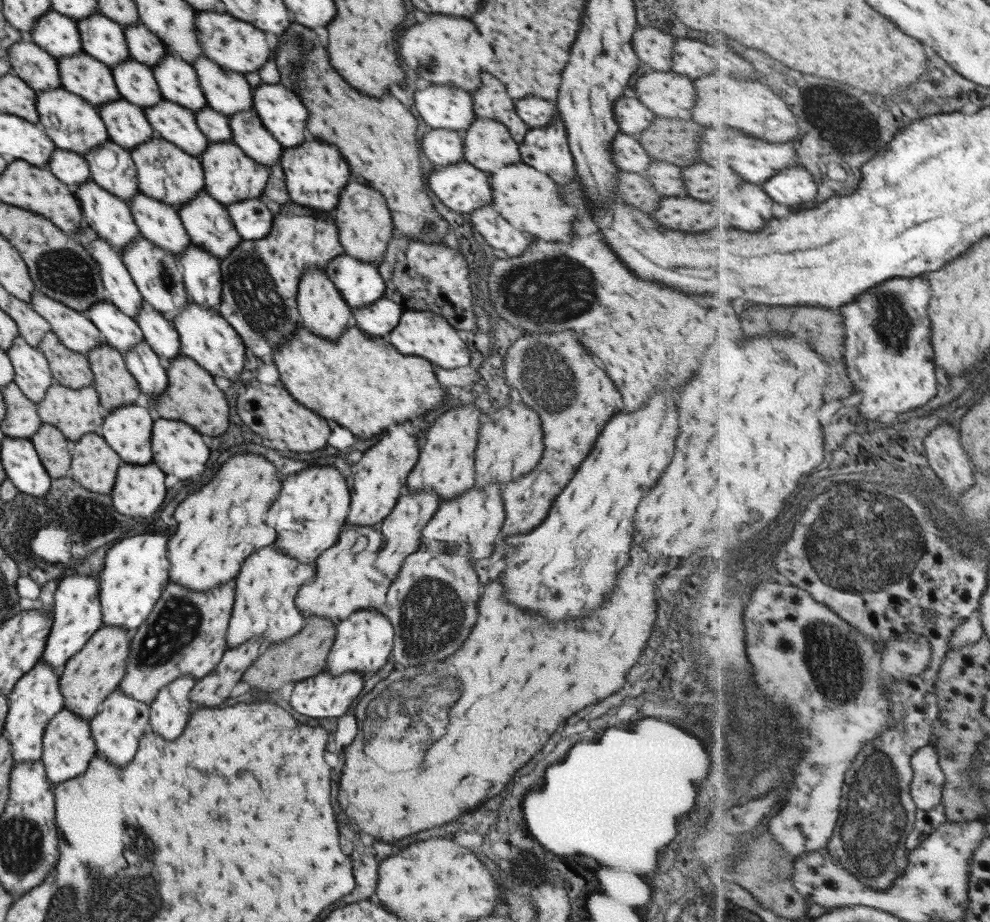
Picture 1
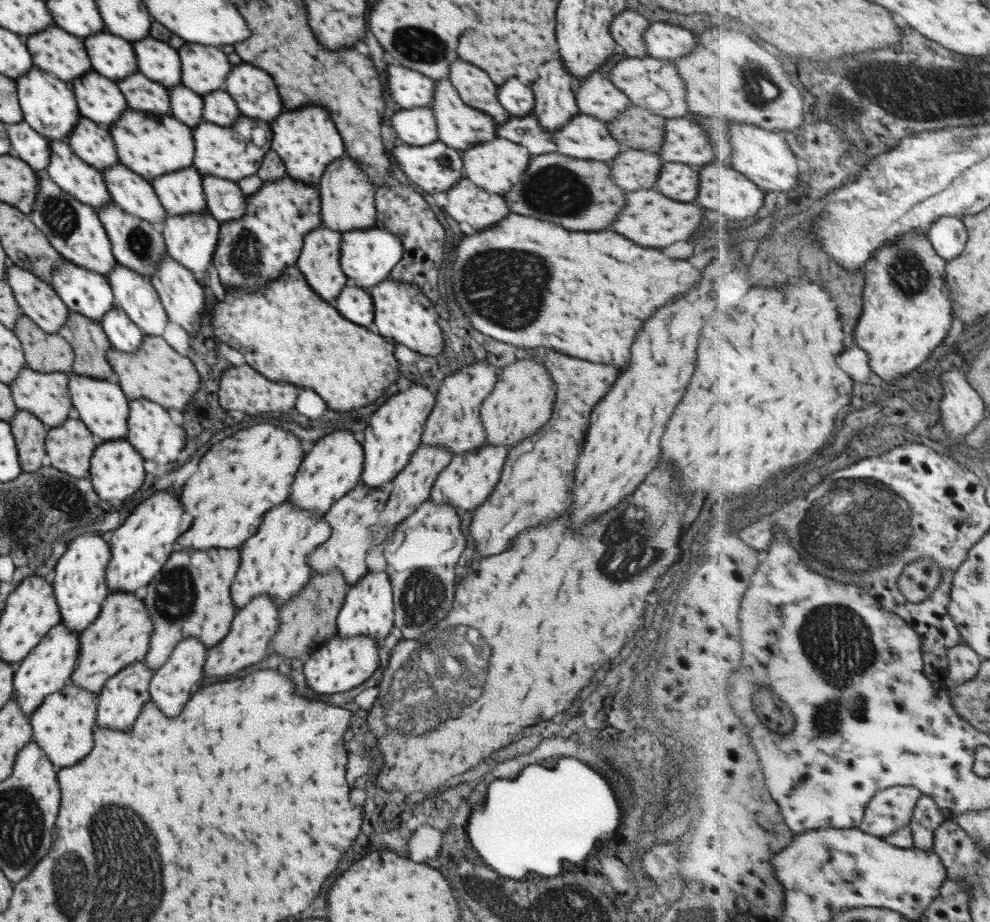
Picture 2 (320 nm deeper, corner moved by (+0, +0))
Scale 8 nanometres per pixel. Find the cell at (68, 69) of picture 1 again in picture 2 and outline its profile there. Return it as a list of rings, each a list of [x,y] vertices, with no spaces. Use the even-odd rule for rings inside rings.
[[[54,23],[38,33],[23,38],[33,66],[68,84],[93,71],[81,39]]]

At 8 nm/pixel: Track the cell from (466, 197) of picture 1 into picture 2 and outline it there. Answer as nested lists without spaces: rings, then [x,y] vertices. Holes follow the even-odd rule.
[[[439,140],[425,146],[409,146],[398,142],[395,144],[395,148],[391,150],[391,156],[410,182],[431,195],[445,192],[455,184],[456,180],[465,177],[460,152],[449,148]]]

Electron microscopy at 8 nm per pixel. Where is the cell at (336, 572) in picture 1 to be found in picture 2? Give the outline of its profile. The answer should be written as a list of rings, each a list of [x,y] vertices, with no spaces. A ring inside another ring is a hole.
[[[359,482],[357,486],[349,490],[343,498],[333,502],[330,509],[322,516],[322,520],[330,528],[327,542],[318,544],[308,554],[308,565],[313,572],[324,573],[330,570],[339,570],[343,575],[343,582],[348,587],[359,582],[364,574],[367,574],[367,551],[377,542],[383,543],[389,538],[389,530],[379,522],[379,513],[391,492],[391,484],[381,486],[375,490],[367,490]]]

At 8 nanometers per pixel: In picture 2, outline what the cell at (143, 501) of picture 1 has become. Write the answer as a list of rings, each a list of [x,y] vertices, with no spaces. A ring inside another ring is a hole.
[[[125,439],[110,441],[97,441],[96,447],[89,461],[89,479],[95,494],[103,500],[123,500],[131,496],[143,482],[145,472],[143,470],[143,458],[135,452],[135,449]]]

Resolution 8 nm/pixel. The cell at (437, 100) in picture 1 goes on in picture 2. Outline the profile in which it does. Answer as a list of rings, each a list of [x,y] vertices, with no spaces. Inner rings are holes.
[[[387,64],[385,86],[390,102],[400,109],[430,108],[434,80],[416,70],[401,65]]]

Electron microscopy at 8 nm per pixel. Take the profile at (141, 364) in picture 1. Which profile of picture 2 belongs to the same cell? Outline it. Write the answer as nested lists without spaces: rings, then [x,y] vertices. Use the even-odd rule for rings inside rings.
[[[111,307],[100,320],[110,346],[124,353],[132,353],[141,344],[143,332],[119,307]]]

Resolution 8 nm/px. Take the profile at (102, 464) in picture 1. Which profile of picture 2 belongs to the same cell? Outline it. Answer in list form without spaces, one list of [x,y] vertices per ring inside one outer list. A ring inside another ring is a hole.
[[[67,417],[61,425],[46,430],[44,438],[46,464],[72,478],[87,479],[89,477],[89,461],[96,445],[97,440],[79,419]]]

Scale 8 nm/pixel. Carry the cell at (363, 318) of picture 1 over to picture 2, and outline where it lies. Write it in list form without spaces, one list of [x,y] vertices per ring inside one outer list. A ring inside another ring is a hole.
[[[344,285],[331,305],[349,322],[372,329],[373,303],[370,295],[361,287]]]

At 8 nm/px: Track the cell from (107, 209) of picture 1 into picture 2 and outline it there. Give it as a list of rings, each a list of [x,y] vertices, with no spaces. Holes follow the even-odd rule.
[[[48,140],[48,145],[50,157],[43,170],[52,183],[95,211],[111,201],[101,171],[75,156],[67,141]]]

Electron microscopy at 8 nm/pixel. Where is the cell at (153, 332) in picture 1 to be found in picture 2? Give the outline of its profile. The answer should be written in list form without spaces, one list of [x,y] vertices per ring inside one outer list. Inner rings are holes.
[[[117,262],[107,273],[106,280],[112,292],[113,306],[123,310],[143,334],[161,336],[168,316],[150,281]]]

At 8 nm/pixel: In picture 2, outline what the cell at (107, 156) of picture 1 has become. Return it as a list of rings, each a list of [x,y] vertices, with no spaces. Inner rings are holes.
[[[81,117],[68,132],[67,144],[83,162],[98,171],[118,162],[108,129]]]

